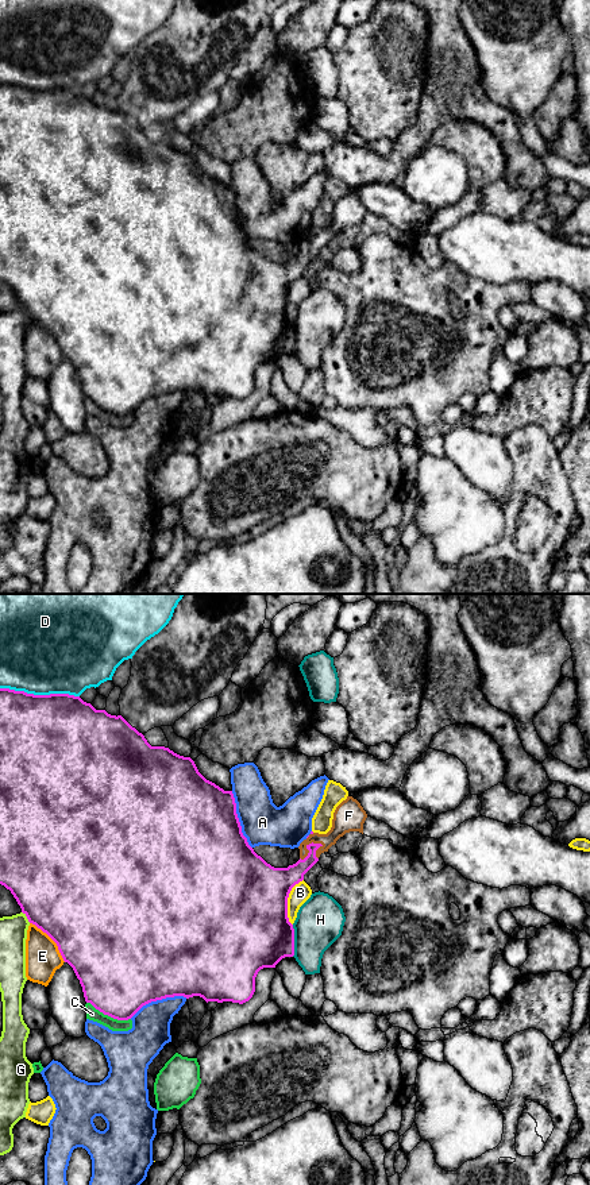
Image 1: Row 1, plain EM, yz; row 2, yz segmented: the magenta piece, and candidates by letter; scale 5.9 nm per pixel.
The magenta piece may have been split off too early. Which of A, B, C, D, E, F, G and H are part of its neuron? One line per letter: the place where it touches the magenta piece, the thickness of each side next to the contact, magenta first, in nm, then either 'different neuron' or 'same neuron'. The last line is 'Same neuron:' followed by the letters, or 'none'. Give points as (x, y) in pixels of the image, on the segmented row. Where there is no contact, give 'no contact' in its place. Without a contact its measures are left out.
A: yz (238, 819) | 500/260 nm | different neuron
B: yz (286, 902) | 500/110 nm | different neuron
C: yz (108, 1015) | 460/80 nm | different neuron
D: yz (39, 695) | 500/480 nm | different neuron
E: yz (51, 938) | 500/200 nm | different neuron
F: yz (307, 846) | 150/120 nm | same neuron
G: yz (26, 915) | 500/160 nm | different neuron
H: yz (293, 941) | 460/280 nm | different neuron
Same neuron: F

